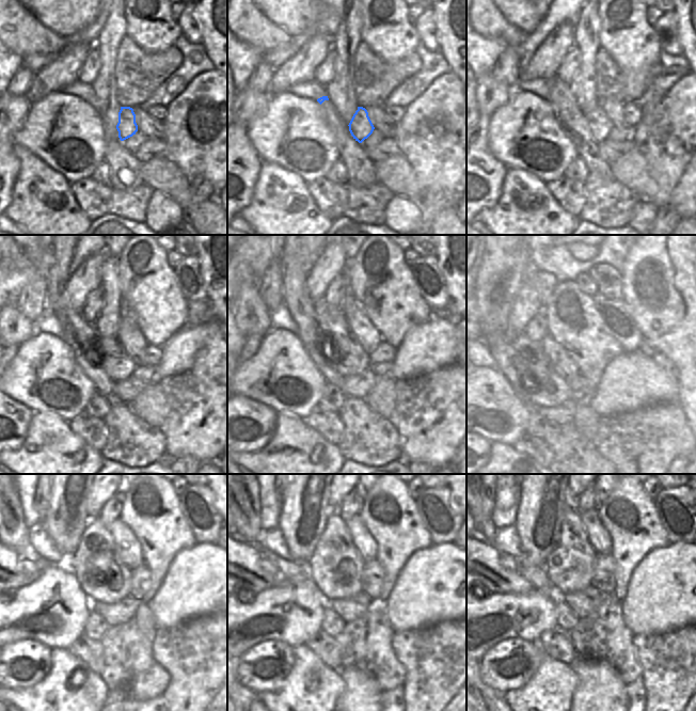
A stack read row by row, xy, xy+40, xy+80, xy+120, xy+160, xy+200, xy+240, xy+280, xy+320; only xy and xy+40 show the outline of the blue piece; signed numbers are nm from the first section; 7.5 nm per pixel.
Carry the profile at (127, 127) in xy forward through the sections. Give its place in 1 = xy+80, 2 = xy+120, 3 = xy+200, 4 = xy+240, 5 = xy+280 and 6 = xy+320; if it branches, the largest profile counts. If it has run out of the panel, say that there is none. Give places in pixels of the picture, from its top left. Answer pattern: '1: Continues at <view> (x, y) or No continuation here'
1: Continues at xy+80 (600, 126)
2: Continues at xy+120 (106, 352)
3: Continues at xy+200 (567, 324)
4: Continues at xy+240 (103, 578)
5: Continues at xy+280 (335, 566)
6: Continues at xy+320 (570, 566)

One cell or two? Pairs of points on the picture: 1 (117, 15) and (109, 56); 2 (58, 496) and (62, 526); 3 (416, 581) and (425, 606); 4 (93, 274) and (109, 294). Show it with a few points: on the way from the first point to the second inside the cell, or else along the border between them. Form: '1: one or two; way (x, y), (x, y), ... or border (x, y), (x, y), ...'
1: one; way (115, 25), (109, 38), (109, 46)
2: one; way (62, 504), (62, 519)
3: one; way (423, 587), (425, 589), (425, 600)
4: two; border (105, 258), (101, 265), (100, 285)

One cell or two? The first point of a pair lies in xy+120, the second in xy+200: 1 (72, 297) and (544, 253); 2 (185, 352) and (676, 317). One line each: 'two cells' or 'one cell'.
1: two cells
2: one cell

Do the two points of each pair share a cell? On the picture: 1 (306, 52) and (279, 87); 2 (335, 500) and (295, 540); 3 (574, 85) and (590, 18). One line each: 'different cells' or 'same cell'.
1: same cell
2: different cells
3: same cell

